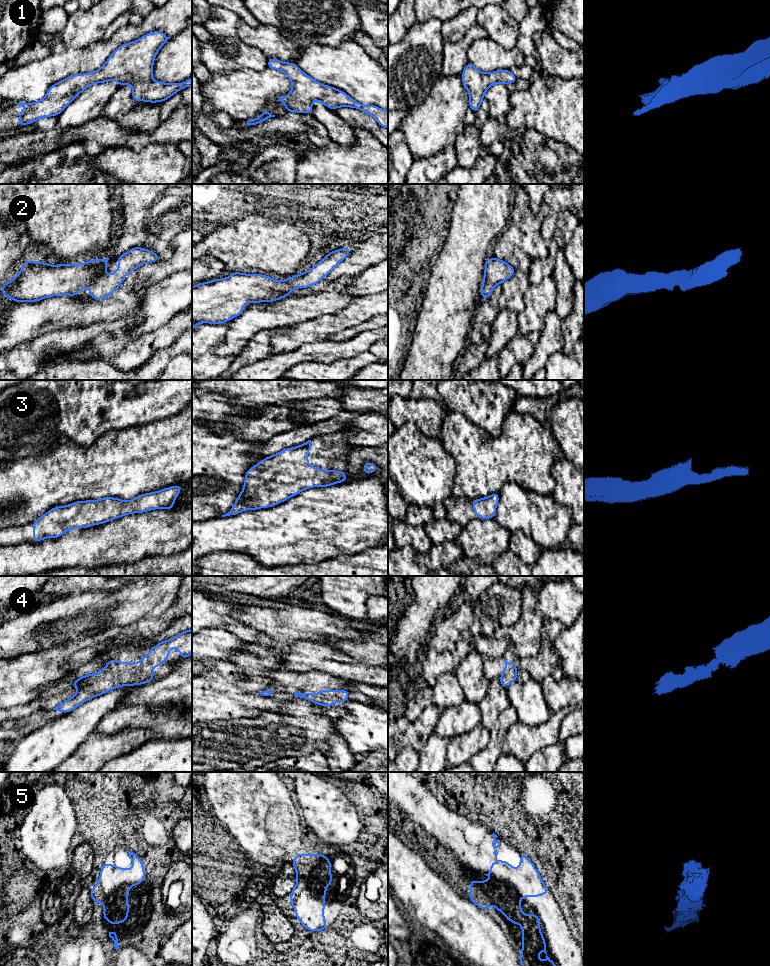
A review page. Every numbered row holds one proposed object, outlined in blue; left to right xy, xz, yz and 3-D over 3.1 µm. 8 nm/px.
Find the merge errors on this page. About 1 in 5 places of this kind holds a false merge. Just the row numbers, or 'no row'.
5

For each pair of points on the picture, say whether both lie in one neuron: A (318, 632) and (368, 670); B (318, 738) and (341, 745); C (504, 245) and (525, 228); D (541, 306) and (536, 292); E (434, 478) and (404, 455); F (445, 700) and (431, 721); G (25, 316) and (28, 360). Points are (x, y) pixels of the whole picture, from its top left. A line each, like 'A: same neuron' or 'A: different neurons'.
A: different neurons
B: different neurons
C: same neuron
D: same neuron
E: same neuron
F: different neurons
G: different neurons

